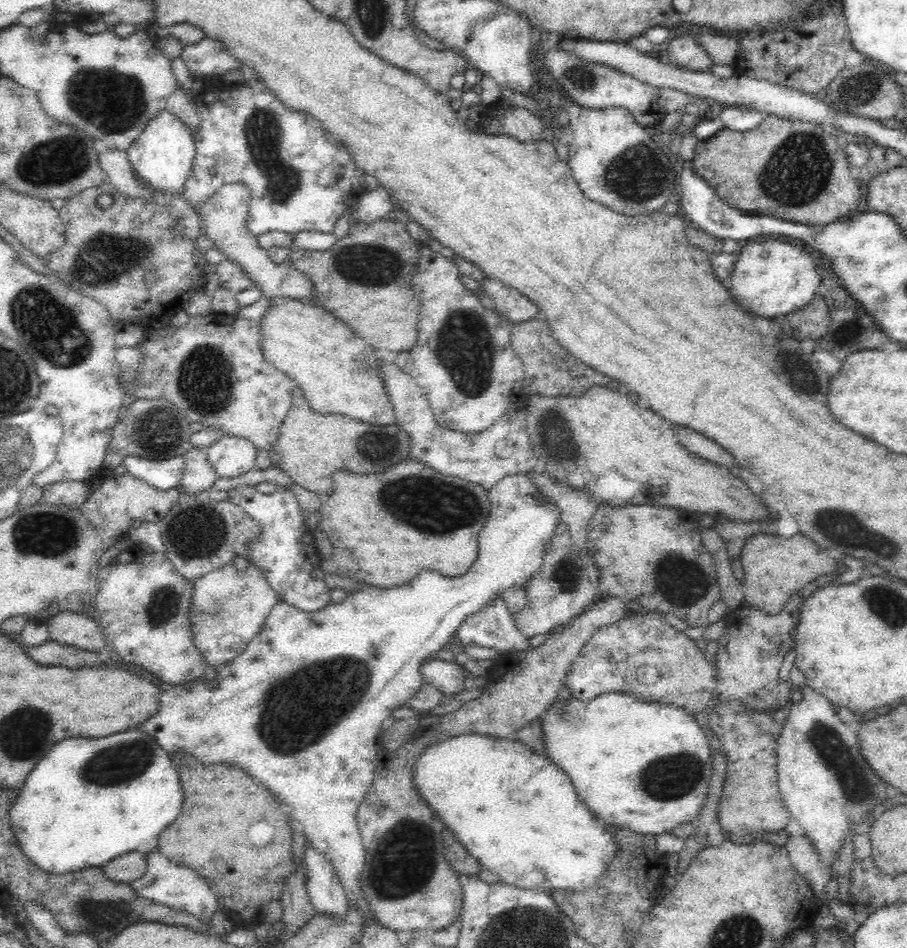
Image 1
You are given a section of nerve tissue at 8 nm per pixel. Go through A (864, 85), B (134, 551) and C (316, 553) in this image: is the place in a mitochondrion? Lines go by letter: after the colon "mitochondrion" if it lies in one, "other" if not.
A: mitochondrion
B: other
C: other

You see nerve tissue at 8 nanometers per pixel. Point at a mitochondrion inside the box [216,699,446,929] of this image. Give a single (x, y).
(403, 863)

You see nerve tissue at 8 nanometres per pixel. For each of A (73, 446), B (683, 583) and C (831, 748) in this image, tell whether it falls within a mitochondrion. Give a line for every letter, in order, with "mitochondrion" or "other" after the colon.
A: other
B: mitochondrion
C: mitochondrion

